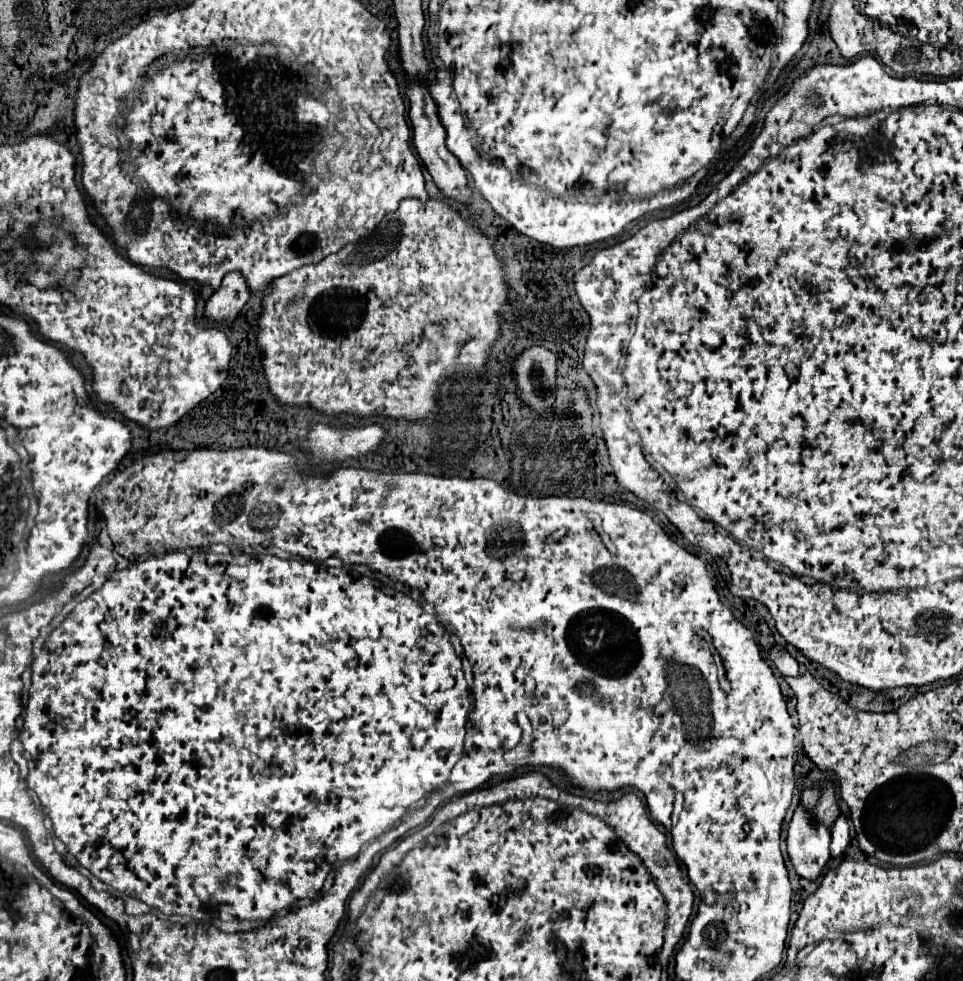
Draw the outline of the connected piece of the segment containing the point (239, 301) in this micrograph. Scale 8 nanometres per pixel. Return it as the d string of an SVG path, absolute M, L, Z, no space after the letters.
M239 271L227 273L219 285L219 289L209 297L205 305L205 317L211 321L231 323L241 313L245 303L249 301L251 289Z

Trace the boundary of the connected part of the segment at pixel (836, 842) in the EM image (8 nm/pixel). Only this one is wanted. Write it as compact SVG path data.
M839 815L839 819L835 819L835 823L831 825L831 855L833 857L843 855L847 845L849 845L849 823L845 815Z

